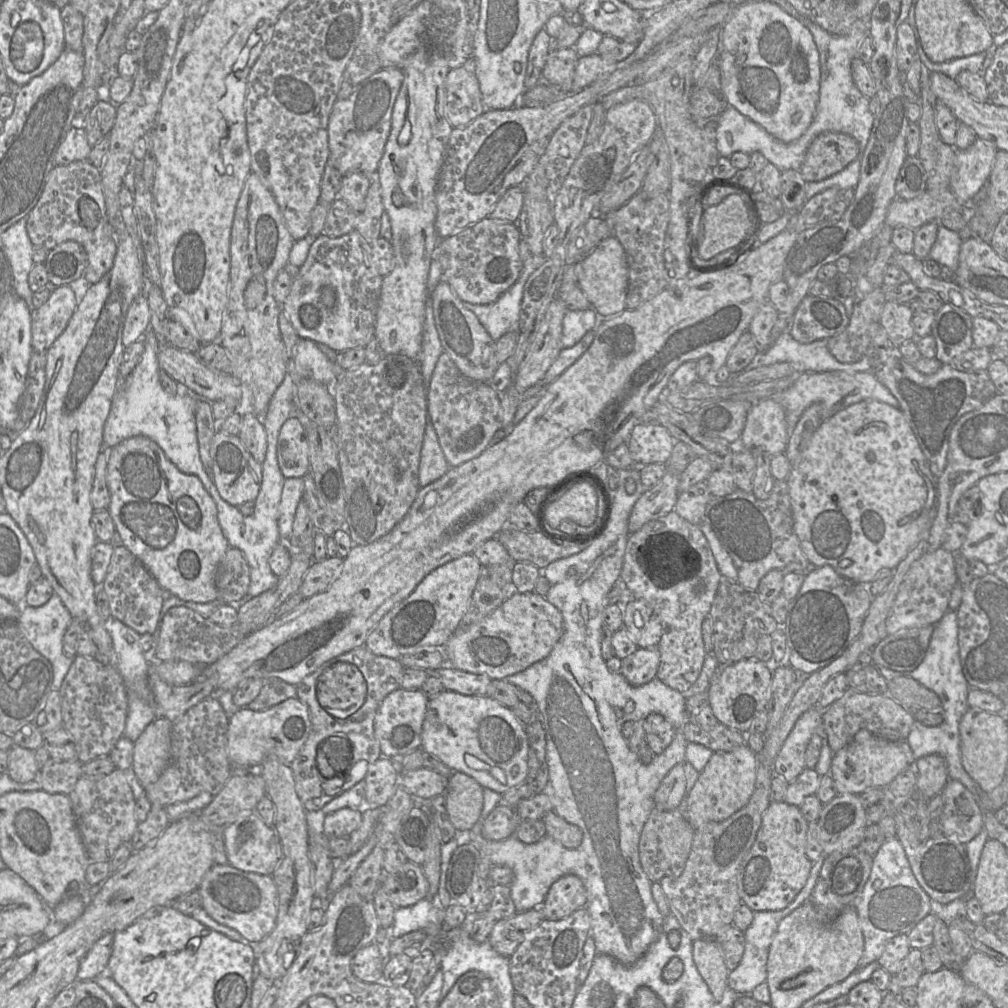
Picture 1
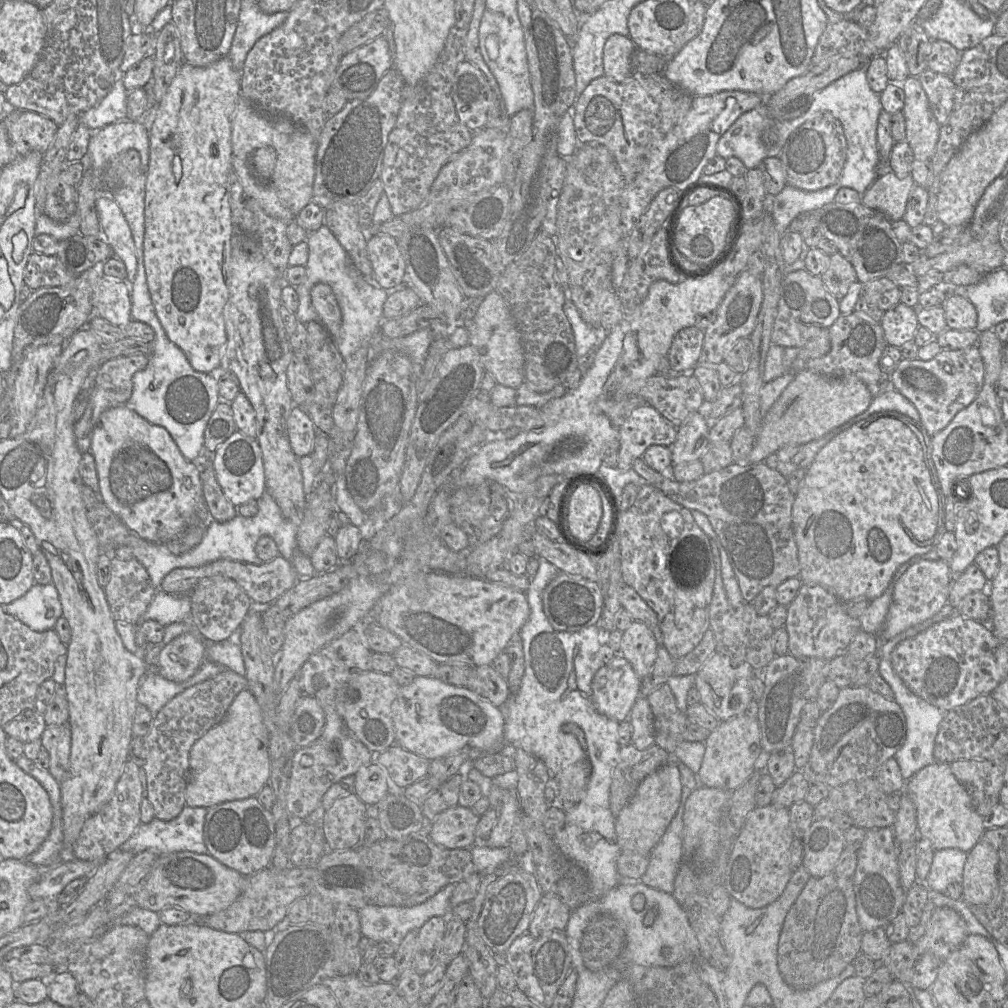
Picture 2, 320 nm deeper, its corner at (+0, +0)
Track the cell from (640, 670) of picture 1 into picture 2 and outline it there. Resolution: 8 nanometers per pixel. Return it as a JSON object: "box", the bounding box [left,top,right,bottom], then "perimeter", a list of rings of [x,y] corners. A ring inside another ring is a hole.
{"box":[592,654,642,723],"perimeter":[[[620,654],[595,673],[592,682],[592,703],[595,709],[618,723],[628,720],[640,696],[642,680],[631,664]]]}

